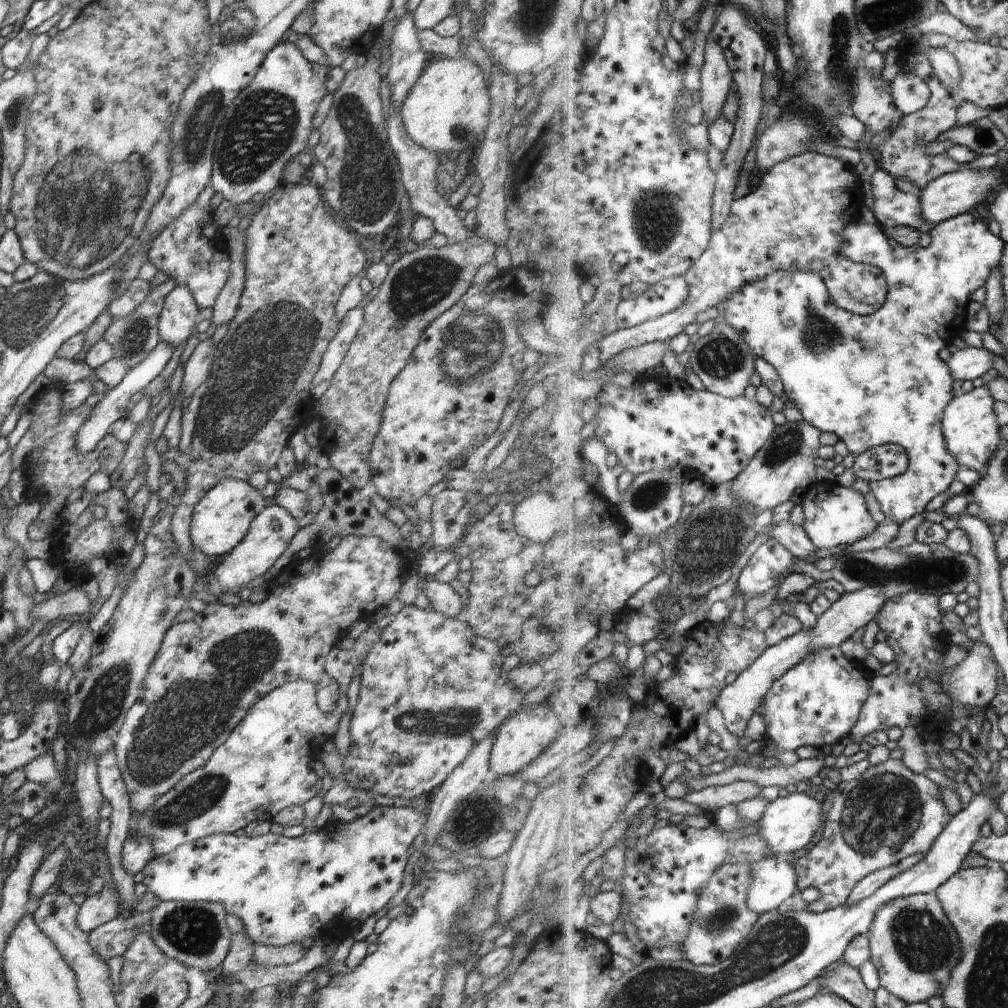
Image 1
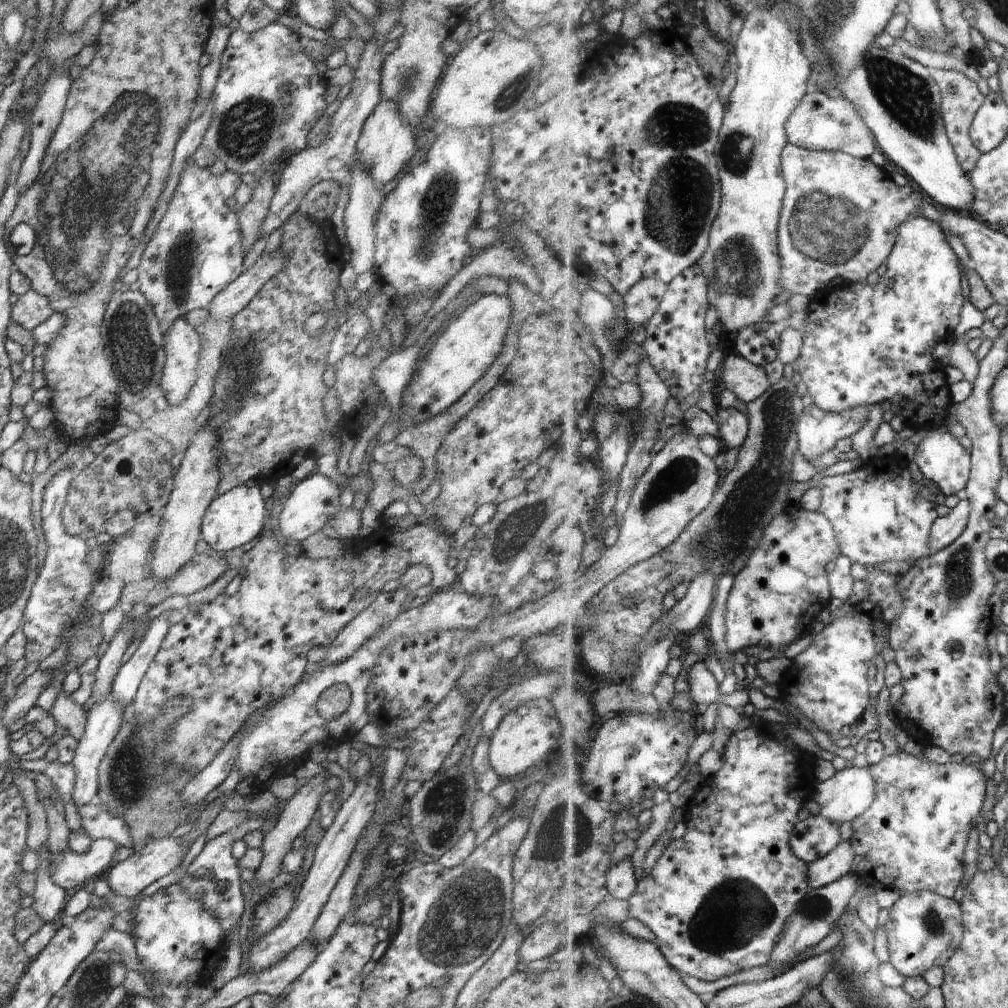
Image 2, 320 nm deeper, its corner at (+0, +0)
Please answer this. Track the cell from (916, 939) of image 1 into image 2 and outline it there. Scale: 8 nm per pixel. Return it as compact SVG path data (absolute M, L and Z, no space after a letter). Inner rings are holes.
M914 892L902 894L891 910L891 919L886 925L889 934L891 963L907 978L925 977L925 973L935 967L946 967L950 960L961 950L965 939L965 914L962 902L954 898L944 897L934 892Z

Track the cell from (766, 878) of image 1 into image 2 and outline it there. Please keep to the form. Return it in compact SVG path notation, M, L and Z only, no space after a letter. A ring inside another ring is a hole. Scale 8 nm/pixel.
M850 840L842 841L828 856L810 864L810 889L828 887L846 875L850 875L855 858L854 845Z

